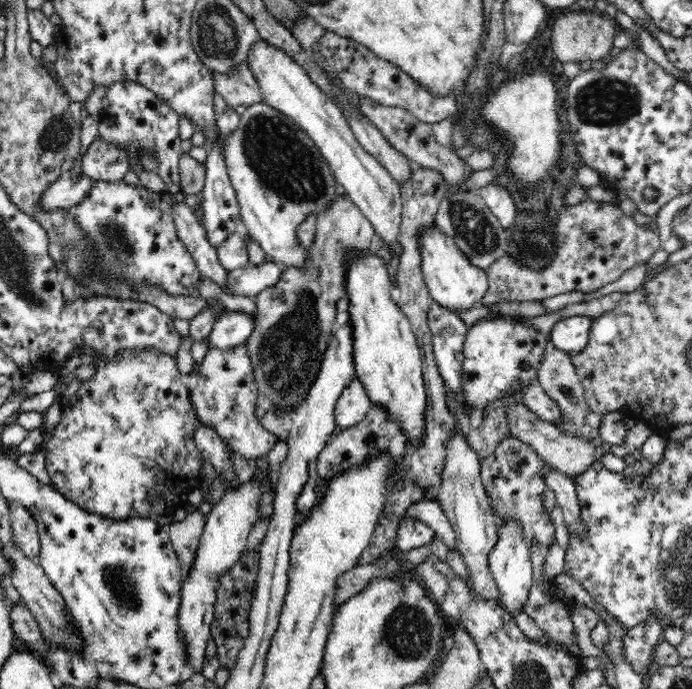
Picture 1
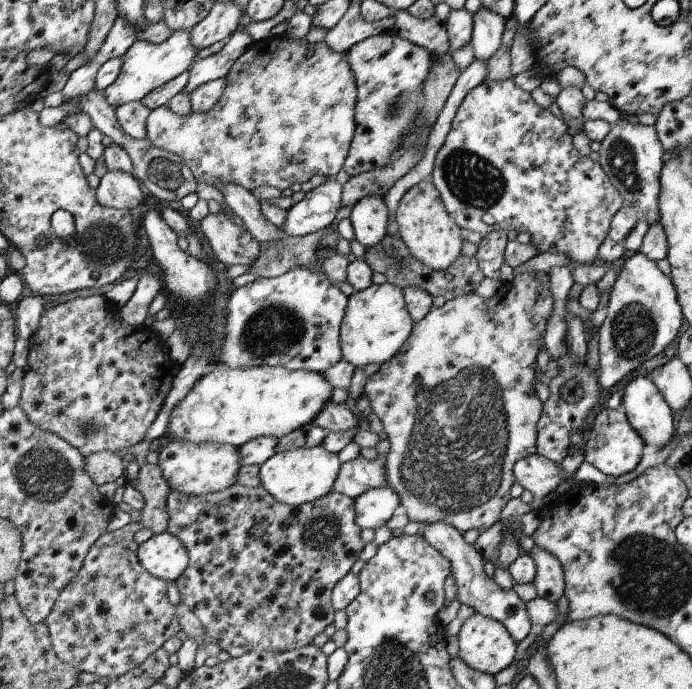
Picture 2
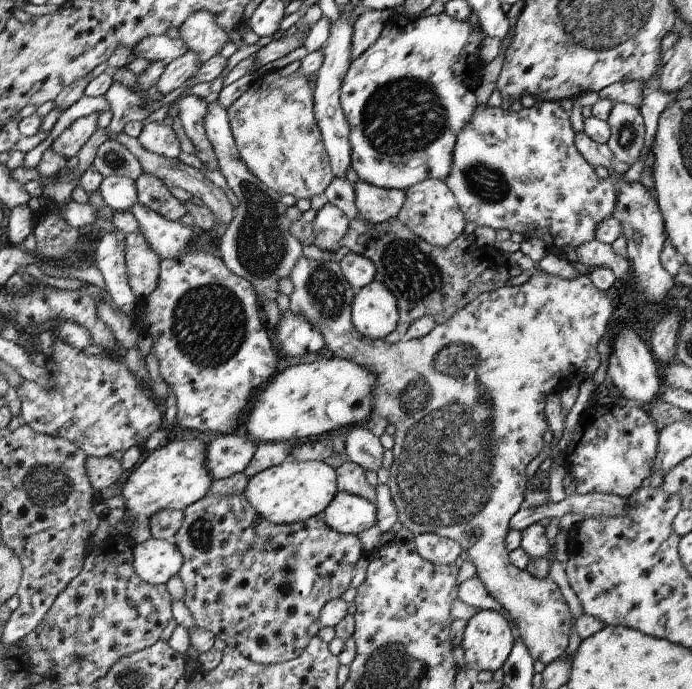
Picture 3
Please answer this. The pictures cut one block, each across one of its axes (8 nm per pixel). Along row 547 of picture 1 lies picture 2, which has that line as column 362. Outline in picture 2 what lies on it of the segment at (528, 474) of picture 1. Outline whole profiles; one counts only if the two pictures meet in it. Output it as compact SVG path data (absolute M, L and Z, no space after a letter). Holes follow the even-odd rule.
M234 483L226 490L205 494L204 496L192 496L182 494L181 491L169 490L167 513L166 532L181 539L186 550L189 551L189 568L175 581L181 602L188 606L198 617L198 620L204 626L208 639L218 642L221 650L226 650L231 657L239 657L250 651L283 653L308 646L312 643L317 634L324 633L326 626L334 622L336 610L331 603L333 588L350 572L350 568L358 560L358 556L360 556L365 546L361 537L362 529L356 524L354 499L348 498L345 494L340 494L334 490L314 502L308 502L308 504L302 504L302 506L296 506L296 508L288 506L288 504L280 504L278 499L275 499L262 485L246 488L241 484Z

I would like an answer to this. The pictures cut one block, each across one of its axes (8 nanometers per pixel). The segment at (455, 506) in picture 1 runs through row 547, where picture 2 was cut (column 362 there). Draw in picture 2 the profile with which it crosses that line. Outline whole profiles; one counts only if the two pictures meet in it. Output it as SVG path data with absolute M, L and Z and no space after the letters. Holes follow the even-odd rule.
M360 455L350 462L342 463L333 490L354 499L370 488L382 487L386 484L384 462L382 456L379 456L379 460L366 460Z

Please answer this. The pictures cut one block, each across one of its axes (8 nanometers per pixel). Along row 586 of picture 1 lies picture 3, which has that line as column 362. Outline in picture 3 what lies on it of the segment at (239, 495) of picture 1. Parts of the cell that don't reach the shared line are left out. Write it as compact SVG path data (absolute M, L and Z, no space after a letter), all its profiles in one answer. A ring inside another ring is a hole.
M360 180L353 183L353 189L359 217L374 226L396 217L405 201L405 191L380 188Z

